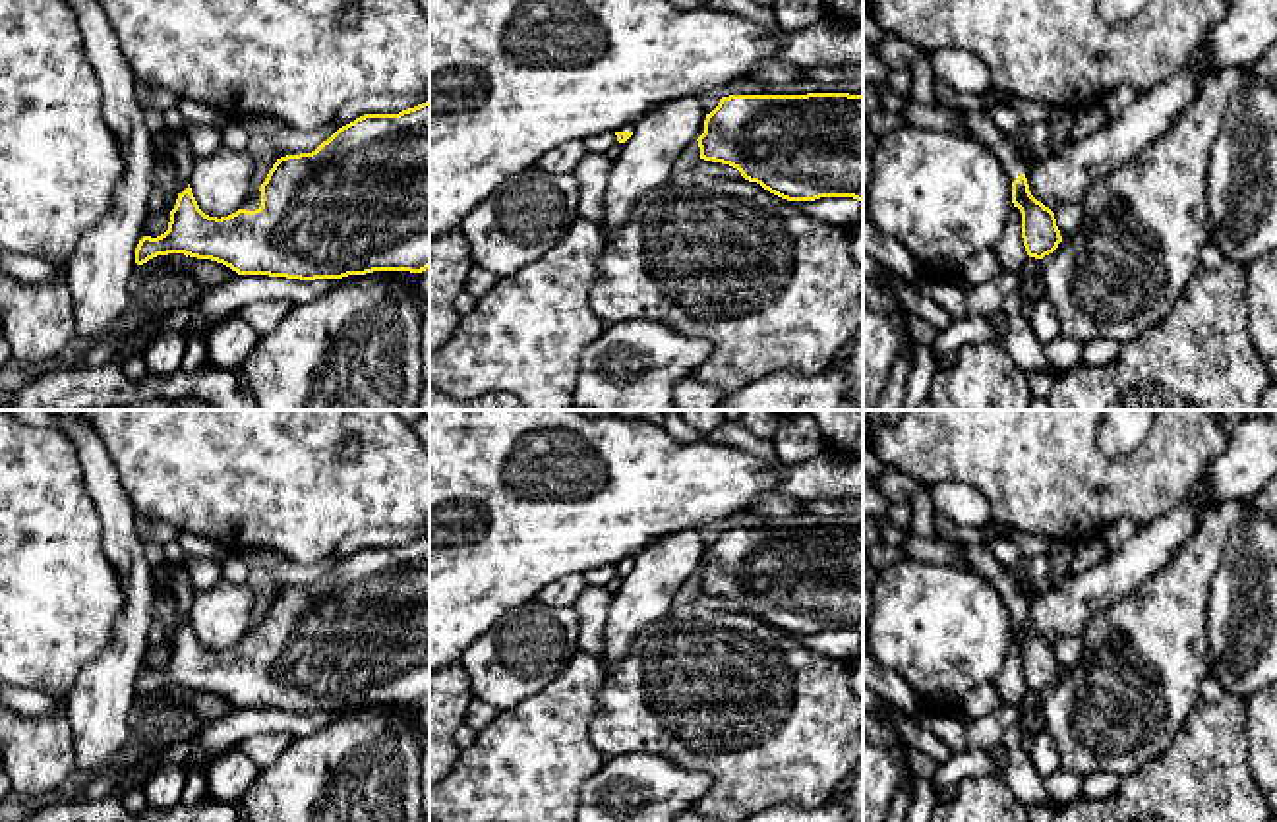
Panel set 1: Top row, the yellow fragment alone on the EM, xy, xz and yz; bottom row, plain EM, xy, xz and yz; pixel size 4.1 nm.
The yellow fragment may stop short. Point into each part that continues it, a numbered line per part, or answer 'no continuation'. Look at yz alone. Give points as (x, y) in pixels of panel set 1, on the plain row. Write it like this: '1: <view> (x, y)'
1: yz (980, 557)

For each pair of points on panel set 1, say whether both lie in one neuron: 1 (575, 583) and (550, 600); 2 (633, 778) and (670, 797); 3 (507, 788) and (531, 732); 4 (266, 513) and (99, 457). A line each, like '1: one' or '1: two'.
1: one
2: one
3: one
4: two

